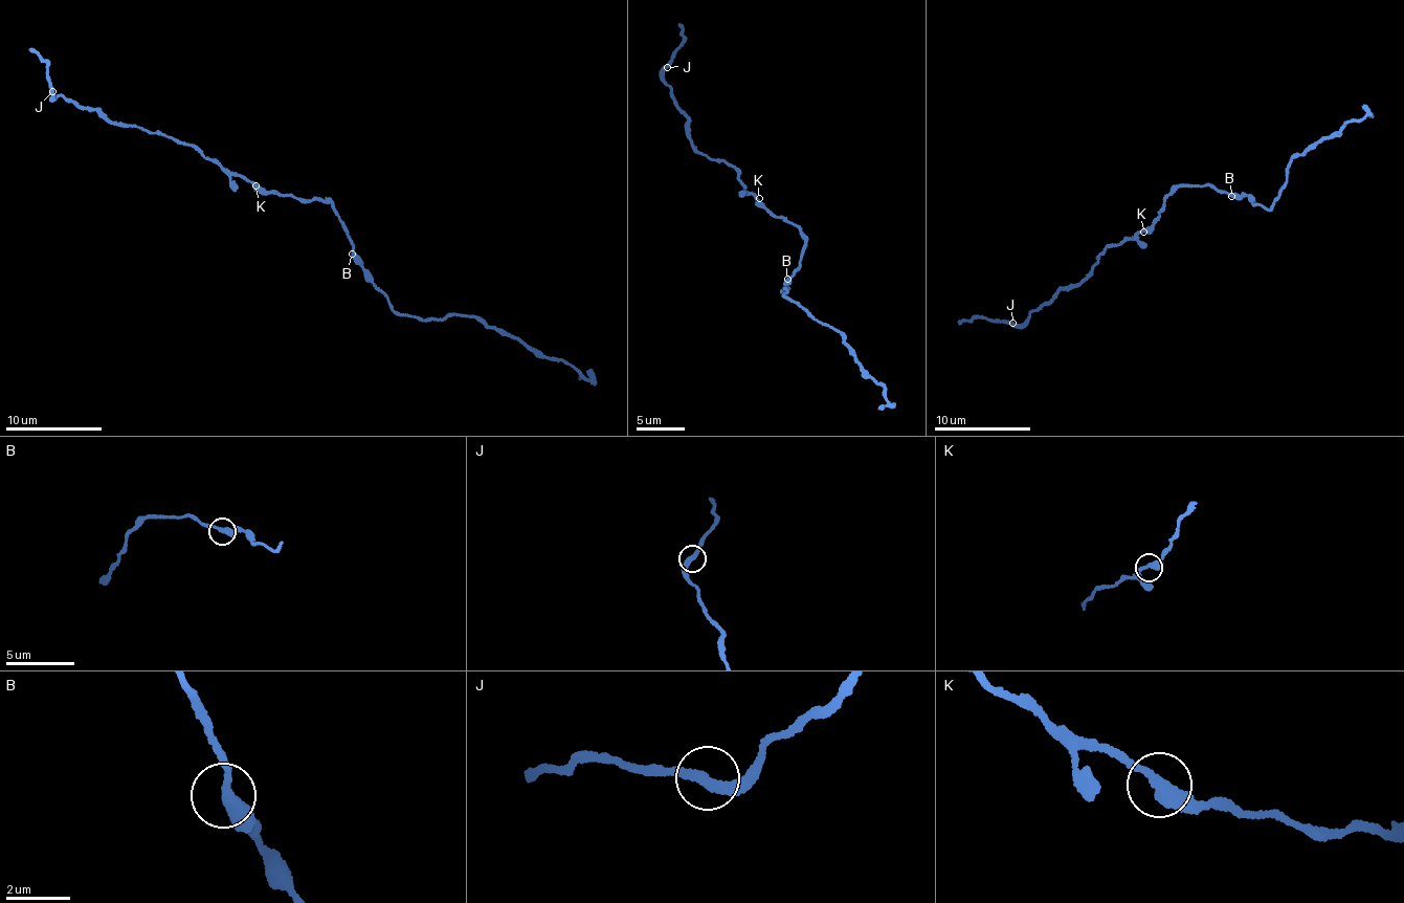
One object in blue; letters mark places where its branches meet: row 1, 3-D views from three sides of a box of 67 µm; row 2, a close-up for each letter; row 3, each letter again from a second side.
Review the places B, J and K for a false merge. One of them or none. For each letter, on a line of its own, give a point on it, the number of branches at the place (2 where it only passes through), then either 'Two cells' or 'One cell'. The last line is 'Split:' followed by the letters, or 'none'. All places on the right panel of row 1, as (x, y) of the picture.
B: Place: (1231, 196). Branches: 2. One cell
J: Place: (1012, 323). Branches: 2. One cell
K: Place: (1143, 232). Branches: 2. One cell
Split: none

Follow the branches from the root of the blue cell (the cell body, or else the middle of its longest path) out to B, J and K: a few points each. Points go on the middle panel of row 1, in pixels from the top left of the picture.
B: (799, 228), (804, 241), (800, 269), (787, 279)
J: (799, 228), (749, 193), (738, 178), (737, 169), (696, 149), (689, 138), (688, 115), (667, 85), (667, 68)
K: (799, 228), (770, 212), (759, 198)

